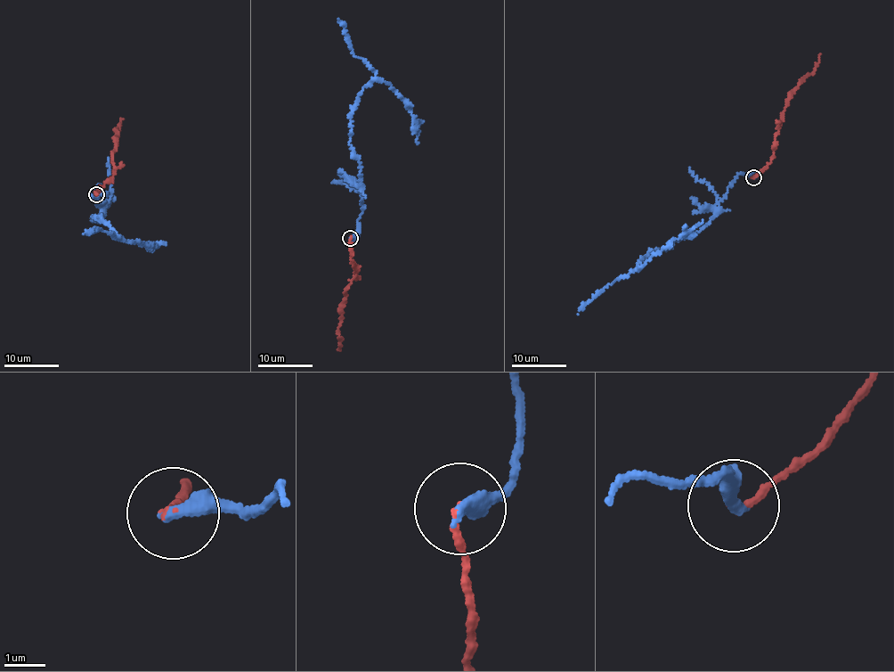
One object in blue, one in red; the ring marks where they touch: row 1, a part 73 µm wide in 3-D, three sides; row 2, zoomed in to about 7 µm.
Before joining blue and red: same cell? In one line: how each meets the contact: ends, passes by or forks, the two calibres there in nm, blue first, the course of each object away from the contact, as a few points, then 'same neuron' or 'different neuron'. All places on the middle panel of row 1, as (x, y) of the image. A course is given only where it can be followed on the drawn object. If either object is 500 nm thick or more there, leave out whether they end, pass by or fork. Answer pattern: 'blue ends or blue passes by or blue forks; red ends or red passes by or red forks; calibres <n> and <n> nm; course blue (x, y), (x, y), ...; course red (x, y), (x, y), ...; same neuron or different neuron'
blue ends; red ends; calibres 440 and 110 nm; course blue (350, 238), (356, 235), (362, 209), (350, 125), (359, 93), (373, 79), (390, 84), (410, 105), (417, 143); course red (350, 238), (353, 263), (356, 272), (344, 290), (345, 299), (341, 306), (340, 350); different neuron

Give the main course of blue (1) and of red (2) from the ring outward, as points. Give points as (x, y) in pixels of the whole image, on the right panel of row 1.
1: (753, 177), (741, 173), (711, 222), (652, 252), (637, 268), (703, 221)
2: (753, 177), (772, 159), (782, 113), (788, 102), (790, 94), (813, 72), (821, 55)

